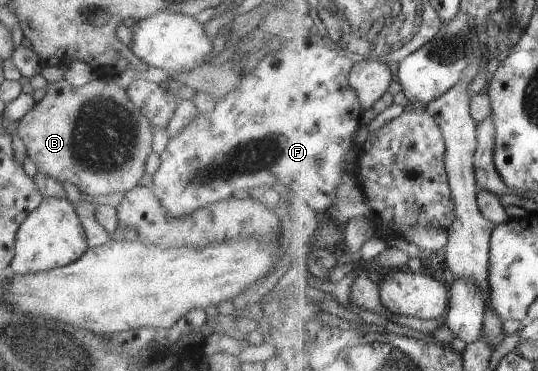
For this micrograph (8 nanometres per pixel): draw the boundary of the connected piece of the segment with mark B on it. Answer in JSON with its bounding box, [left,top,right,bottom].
[17,78,152,197]

